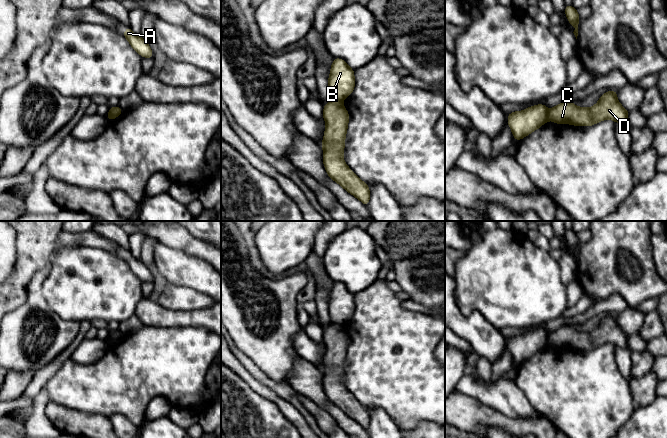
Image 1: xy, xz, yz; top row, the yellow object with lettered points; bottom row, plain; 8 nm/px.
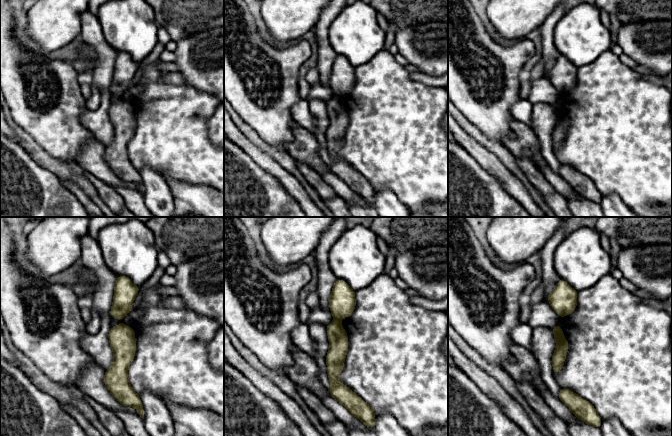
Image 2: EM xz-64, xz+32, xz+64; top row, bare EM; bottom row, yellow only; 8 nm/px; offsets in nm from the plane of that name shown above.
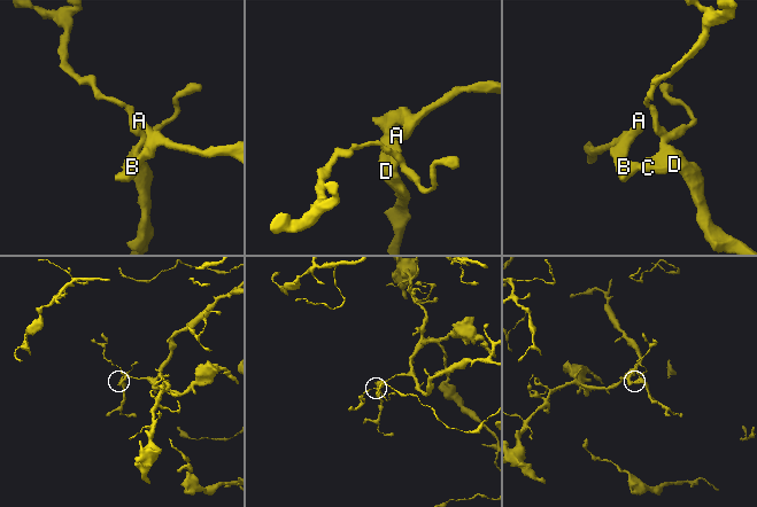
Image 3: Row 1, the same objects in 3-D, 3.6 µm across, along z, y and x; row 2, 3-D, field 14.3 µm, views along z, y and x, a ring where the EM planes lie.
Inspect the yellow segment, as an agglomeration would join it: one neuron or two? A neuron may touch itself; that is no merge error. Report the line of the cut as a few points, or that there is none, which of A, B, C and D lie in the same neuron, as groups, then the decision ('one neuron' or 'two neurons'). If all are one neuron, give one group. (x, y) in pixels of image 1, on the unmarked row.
cut in xz along (332, 322), (341, 325); A B / C D; two neurons

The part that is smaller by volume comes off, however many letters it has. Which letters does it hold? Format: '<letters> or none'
C, D

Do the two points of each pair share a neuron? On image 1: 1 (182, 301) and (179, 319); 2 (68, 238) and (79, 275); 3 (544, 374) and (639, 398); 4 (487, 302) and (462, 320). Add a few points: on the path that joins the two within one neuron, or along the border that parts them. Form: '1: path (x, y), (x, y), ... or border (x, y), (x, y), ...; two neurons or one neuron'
1: border (158, 302), (171, 310), (203, 309); two neurons
2: border (57, 241), (63, 245), (88, 245), (93, 248); two neurons
3: border (627, 383), (633, 404), (636, 407); two neurons
4: border (455, 300), (463, 313), (477, 310), (493, 326); two neurons

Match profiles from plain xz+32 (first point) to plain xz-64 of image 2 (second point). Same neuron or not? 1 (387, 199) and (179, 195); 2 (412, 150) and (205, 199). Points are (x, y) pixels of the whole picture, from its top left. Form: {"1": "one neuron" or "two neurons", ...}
{"1": "two neurons", "2": "two neurons"}

